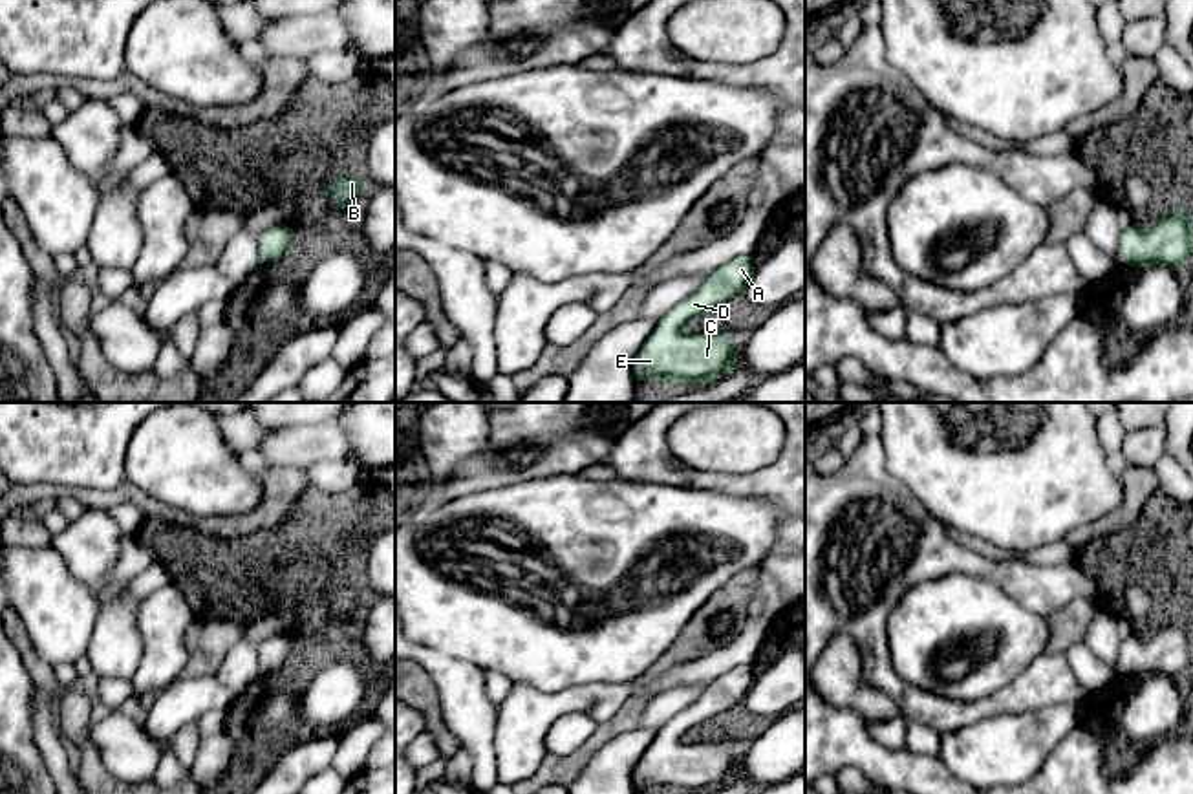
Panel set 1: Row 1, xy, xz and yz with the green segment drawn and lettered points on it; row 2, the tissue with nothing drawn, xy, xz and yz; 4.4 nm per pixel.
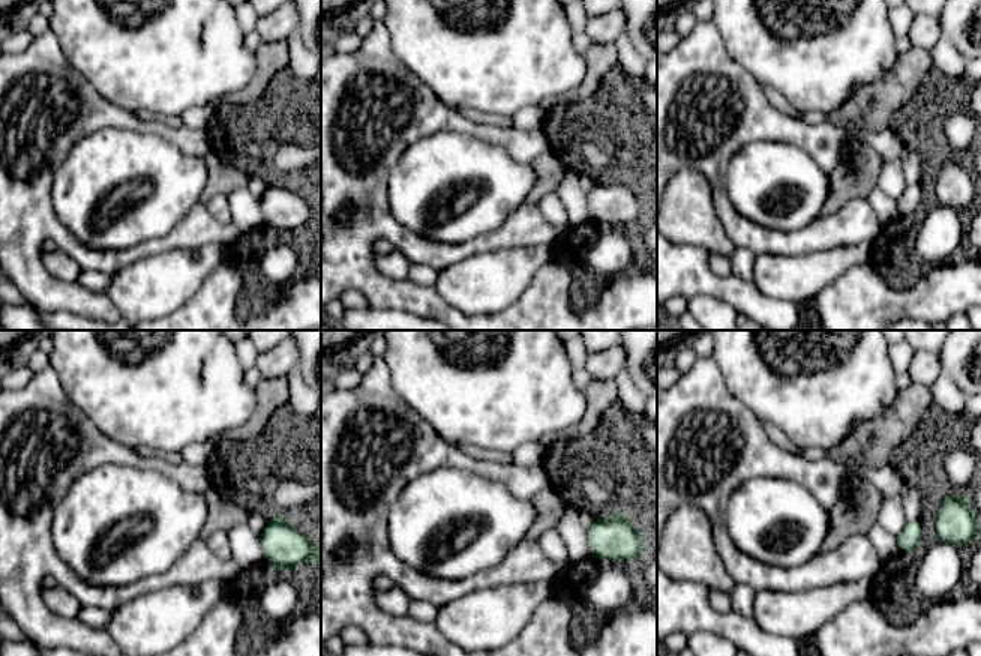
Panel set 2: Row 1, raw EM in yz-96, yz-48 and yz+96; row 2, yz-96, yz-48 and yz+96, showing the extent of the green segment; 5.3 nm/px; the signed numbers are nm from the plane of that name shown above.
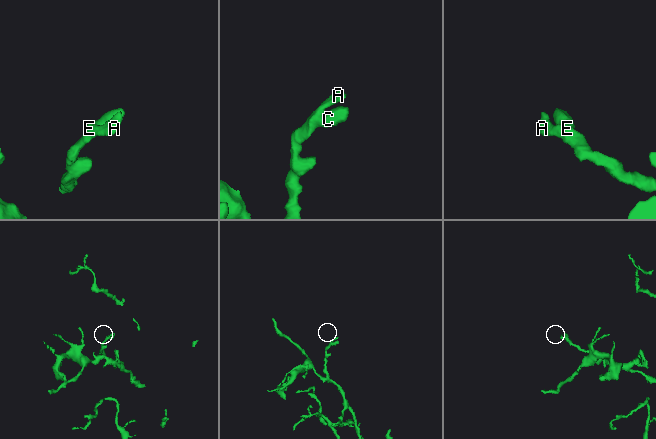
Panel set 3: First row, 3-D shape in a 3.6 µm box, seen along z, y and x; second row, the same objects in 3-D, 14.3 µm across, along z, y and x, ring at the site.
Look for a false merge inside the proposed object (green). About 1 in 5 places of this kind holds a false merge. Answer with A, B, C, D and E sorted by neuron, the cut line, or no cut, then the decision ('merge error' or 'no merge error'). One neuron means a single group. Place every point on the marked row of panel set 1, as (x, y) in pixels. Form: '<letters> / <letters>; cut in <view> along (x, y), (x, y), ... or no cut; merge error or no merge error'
A B C D E; no cut; no merge error

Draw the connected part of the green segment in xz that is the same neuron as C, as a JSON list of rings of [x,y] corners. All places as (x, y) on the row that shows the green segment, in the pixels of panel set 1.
[[[741,254],[732,258],[730,262],[708,273],[703,284],[690,296],[679,302],[661,320],[657,320],[651,335],[646,338],[646,342],[633,359],[633,377],[637,384],[650,379],[661,379],[664,382],[693,386],[714,381],[736,368],[739,351],[734,348],[732,337],[726,329],[686,335],[681,327],[690,318],[741,295],[754,271],[756,263],[752,254]]]

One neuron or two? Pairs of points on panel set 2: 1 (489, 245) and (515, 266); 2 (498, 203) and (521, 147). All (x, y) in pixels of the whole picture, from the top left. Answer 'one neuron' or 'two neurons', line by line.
1: two neurons
2: two neurons

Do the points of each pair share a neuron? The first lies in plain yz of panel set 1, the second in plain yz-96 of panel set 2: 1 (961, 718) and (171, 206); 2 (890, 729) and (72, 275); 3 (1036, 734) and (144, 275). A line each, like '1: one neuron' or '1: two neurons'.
1: two neurons
2: one neuron
3: one neuron

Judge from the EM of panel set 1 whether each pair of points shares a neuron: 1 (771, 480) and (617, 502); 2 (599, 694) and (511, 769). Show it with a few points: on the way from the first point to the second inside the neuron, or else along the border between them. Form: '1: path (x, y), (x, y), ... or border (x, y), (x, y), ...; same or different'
1: border (677, 483), (732, 493), (743, 498); different
2: path (571, 699), (557, 703), (518, 741); same

